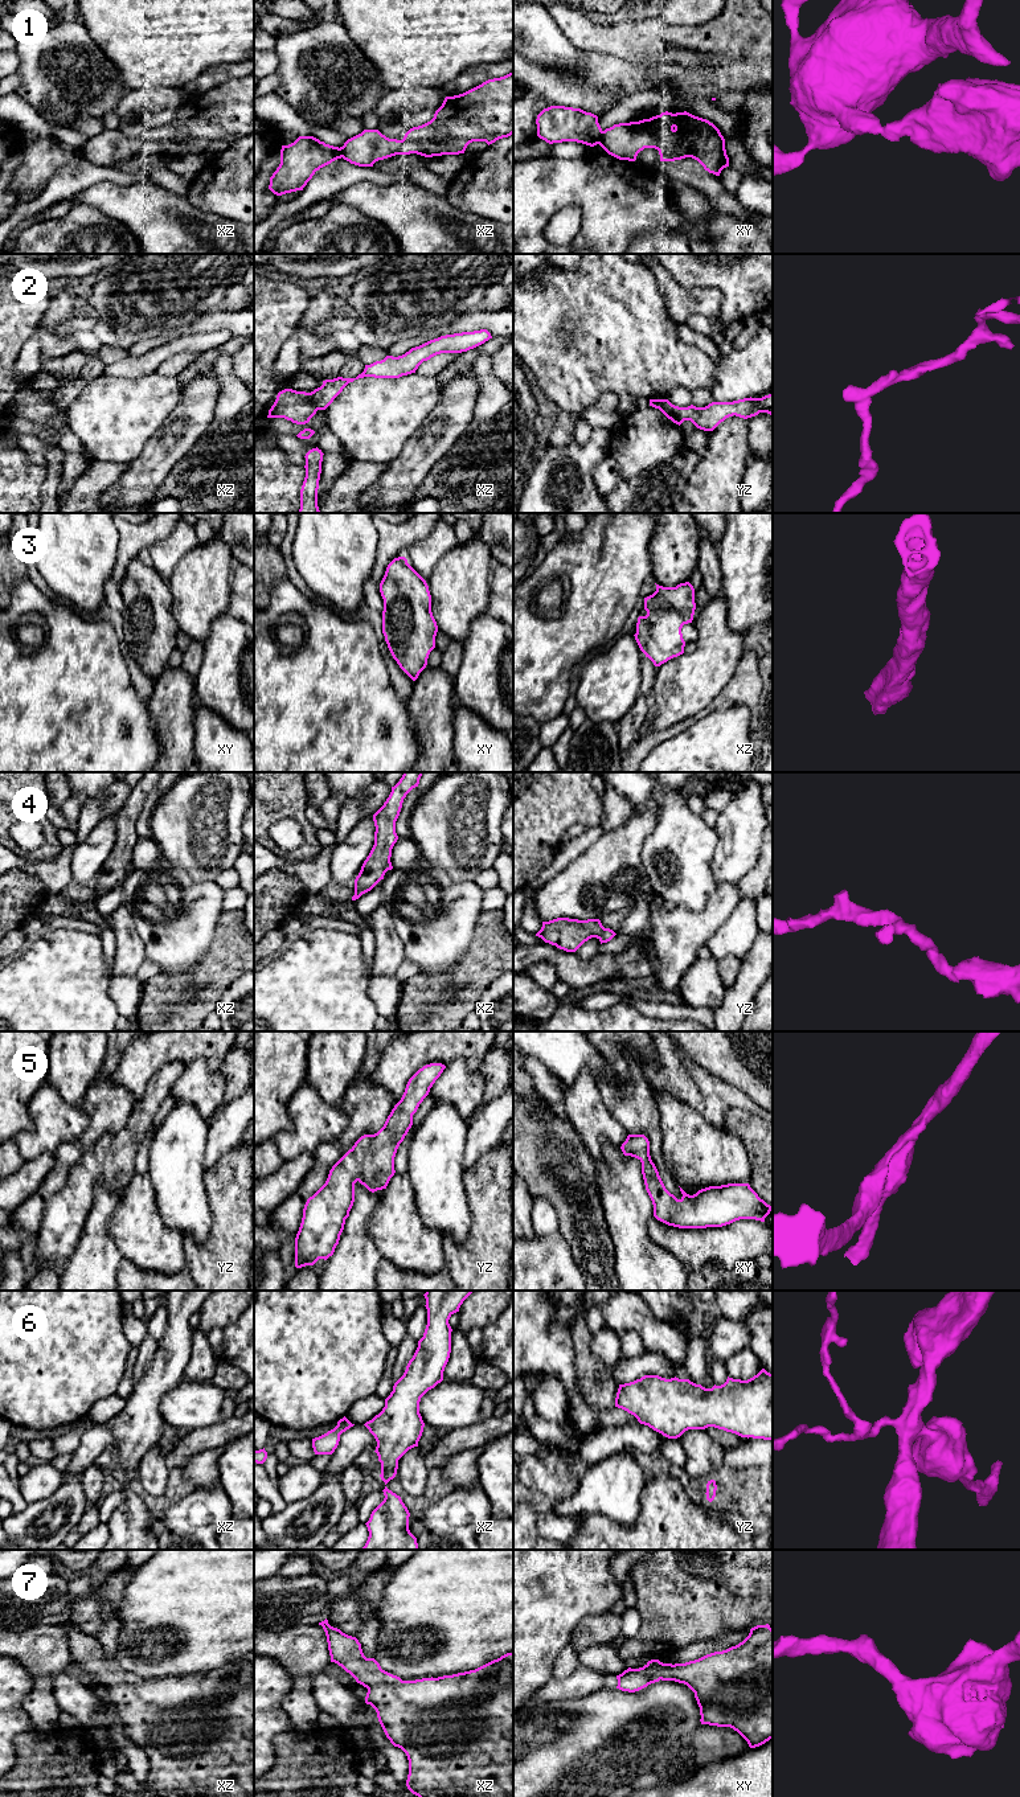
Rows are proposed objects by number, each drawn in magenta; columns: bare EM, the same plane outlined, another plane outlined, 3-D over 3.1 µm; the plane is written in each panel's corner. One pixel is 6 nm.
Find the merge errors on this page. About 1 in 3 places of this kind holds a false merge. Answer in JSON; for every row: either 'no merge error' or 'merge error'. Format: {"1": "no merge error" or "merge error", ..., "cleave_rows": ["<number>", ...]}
{"1": "merge error", "2": "merge error", "3": "no merge error", "4": "no merge error", "5": "no merge error", "6": "no merge error", "7": "no merge error", "cleave_rows": ["1", "2"]}

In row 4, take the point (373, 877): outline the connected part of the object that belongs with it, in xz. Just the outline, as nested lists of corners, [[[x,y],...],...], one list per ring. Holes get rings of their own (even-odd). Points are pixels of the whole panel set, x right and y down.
[[[404,772],[400,781],[392,787],[392,792],[384,805],[373,815],[376,826],[374,845],[364,861],[355,879],[355,895],[352,900],[370,891],[388,870],[392,870],[392,849],[398,840],[396,821],[400,816],[404,799],[419,784],[423,772]]]

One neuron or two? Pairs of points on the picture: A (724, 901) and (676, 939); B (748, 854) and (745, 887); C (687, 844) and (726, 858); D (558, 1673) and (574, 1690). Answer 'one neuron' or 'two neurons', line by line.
A: one neuron
B: two neurons
C: two neurons
D: two neurons

